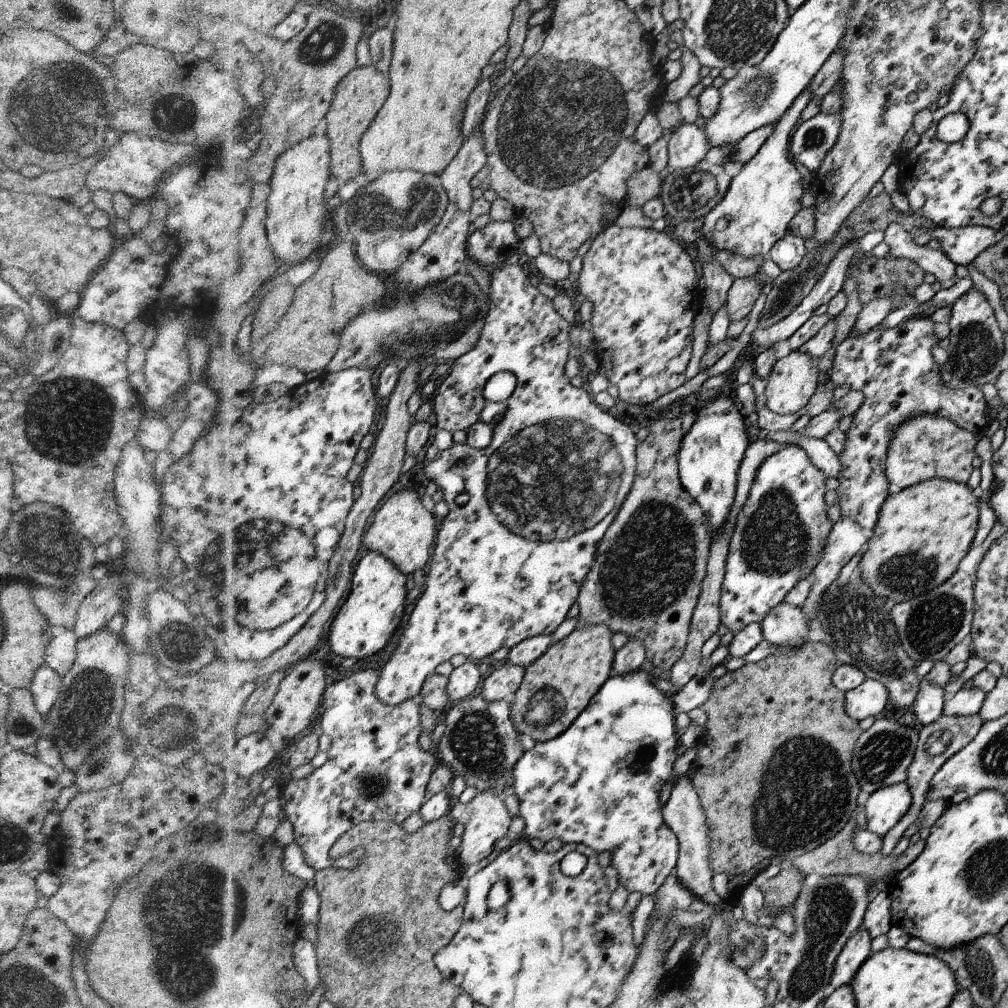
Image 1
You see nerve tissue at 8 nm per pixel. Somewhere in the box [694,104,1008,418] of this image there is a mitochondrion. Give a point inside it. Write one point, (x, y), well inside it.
(975, 354)

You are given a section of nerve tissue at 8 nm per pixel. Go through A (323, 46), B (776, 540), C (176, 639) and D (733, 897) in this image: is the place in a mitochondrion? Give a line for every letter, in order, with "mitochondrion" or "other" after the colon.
A: mitochondrion
B: mitochondrion
C: mitochondrion
D: other

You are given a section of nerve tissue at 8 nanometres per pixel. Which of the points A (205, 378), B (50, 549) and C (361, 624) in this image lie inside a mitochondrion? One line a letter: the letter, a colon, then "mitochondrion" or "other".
A: other
B: mitochondrion
C: other

